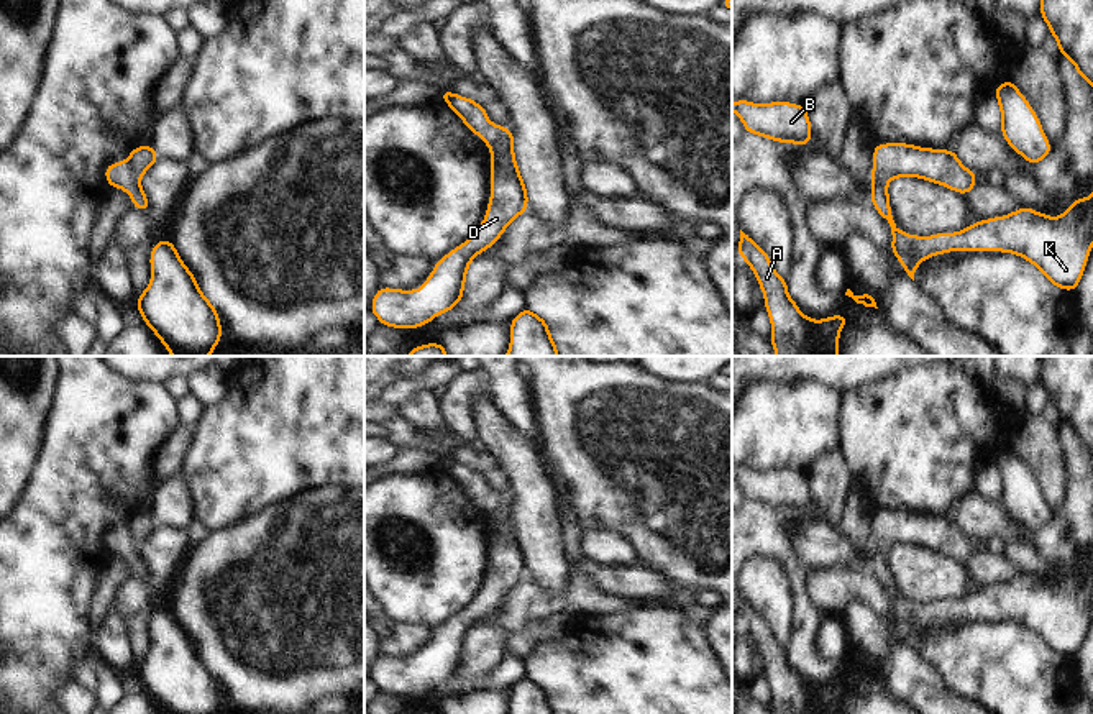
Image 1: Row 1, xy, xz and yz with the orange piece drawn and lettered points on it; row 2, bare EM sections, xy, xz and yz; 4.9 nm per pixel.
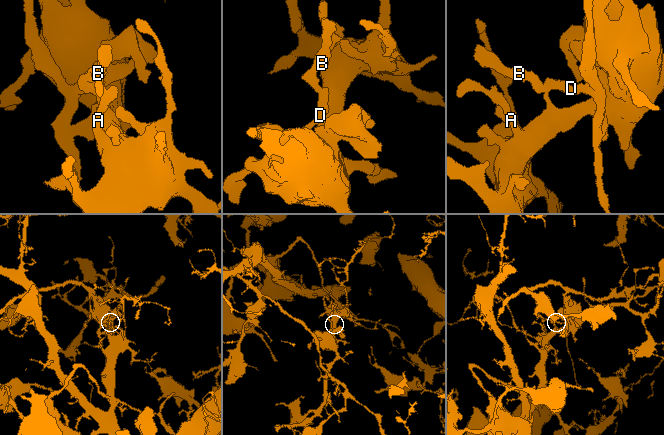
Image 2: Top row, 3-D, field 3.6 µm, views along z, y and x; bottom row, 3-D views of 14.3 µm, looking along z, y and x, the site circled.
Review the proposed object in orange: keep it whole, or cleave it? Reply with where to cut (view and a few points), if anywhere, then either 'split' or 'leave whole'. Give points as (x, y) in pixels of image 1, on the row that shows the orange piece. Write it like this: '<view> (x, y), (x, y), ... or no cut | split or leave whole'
xz (506, 130), (501, 138), (489, 145) | split

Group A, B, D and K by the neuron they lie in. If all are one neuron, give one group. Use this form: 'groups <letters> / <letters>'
groups A B K / D

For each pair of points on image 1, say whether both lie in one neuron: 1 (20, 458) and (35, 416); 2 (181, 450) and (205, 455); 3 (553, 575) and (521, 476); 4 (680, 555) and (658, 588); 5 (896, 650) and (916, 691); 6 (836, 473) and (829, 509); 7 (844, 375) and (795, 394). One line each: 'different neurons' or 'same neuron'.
1: same neuron
2: different neurons
3: same neuron
4: different neurons
5: same neuron
6: same neuron
7: different neurons

